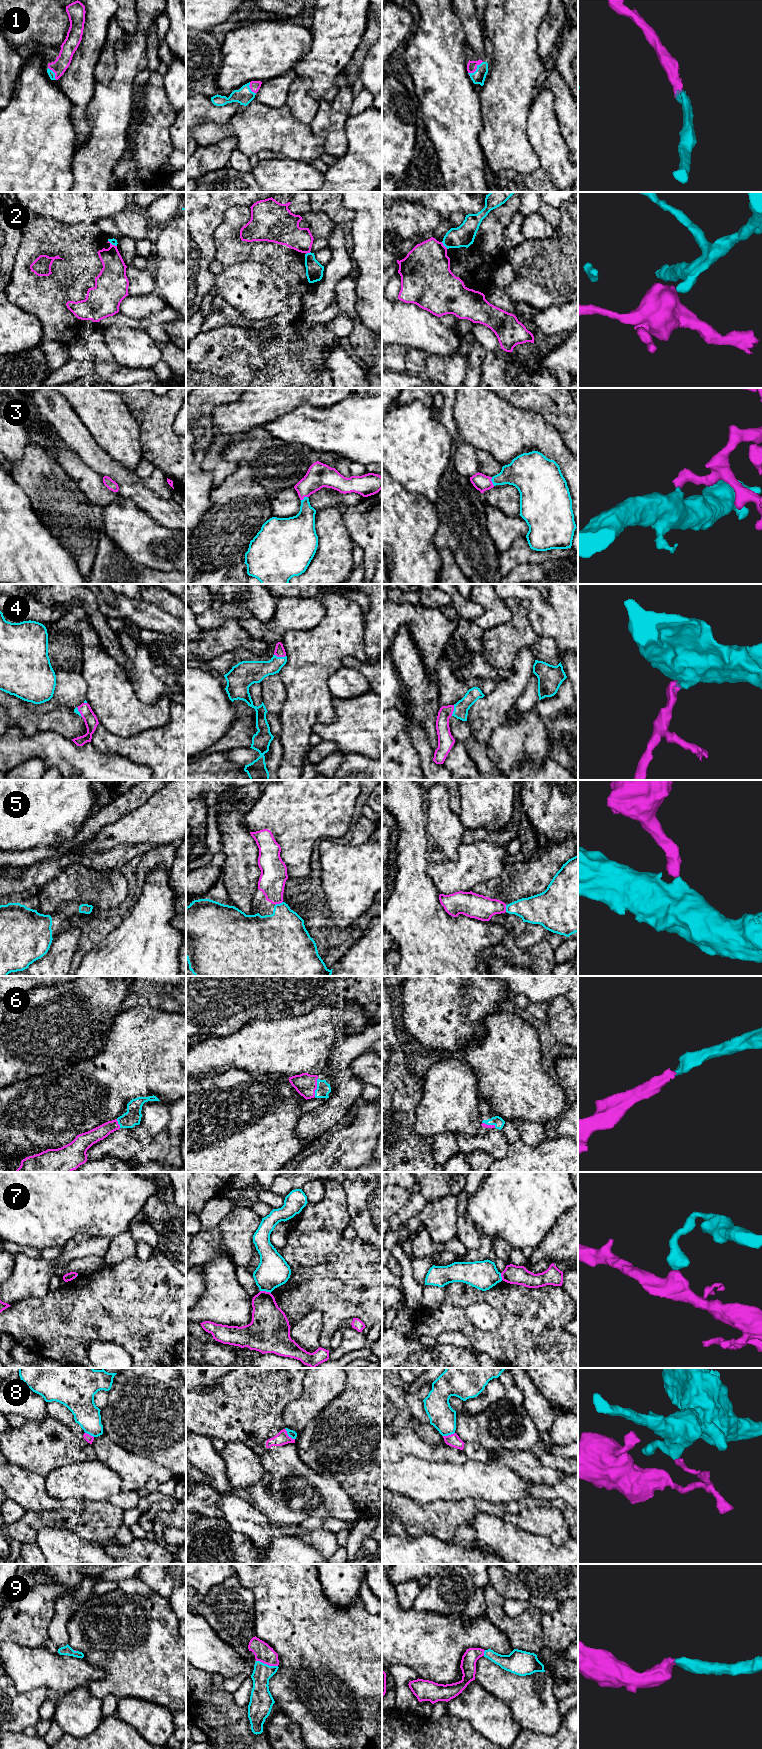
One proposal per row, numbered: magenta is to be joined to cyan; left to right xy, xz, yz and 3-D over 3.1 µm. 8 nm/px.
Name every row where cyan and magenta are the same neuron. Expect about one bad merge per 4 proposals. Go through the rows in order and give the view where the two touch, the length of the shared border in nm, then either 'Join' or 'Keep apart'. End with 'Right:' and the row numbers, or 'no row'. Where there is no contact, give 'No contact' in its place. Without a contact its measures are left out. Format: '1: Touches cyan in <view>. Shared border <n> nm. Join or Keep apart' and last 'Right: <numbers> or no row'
1: Touches cyan in yz. Shared border 160 nm. Join
2: Touches cyan in yz. Shared border 80 nm. Keep apart
3: Touches cyan in yz. Shared border 80 nm. Join
4: Touches cyan in xz. Shared border 100 nm. Join
5: Touches cyan in xz. Shared border 70 nm. Join
6: Touches cyan in xz. Shared border 150 nm. Join
7: Touches cyan in xz. Shared border 90 nm. Keep apart
8: Touches cyan in xz. Shared border 120 nm. Keep apart
9: Touches cyan in xz. Shared border 180 nm. Join
Right: 1, 3, 4, 5, 6, 9

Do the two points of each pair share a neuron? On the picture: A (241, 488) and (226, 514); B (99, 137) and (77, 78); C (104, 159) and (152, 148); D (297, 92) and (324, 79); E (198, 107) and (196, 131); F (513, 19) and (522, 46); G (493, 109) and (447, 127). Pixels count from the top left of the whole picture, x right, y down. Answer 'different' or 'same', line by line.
A: same
B: different
C: different
D: different
E: different
F: same
G: different

